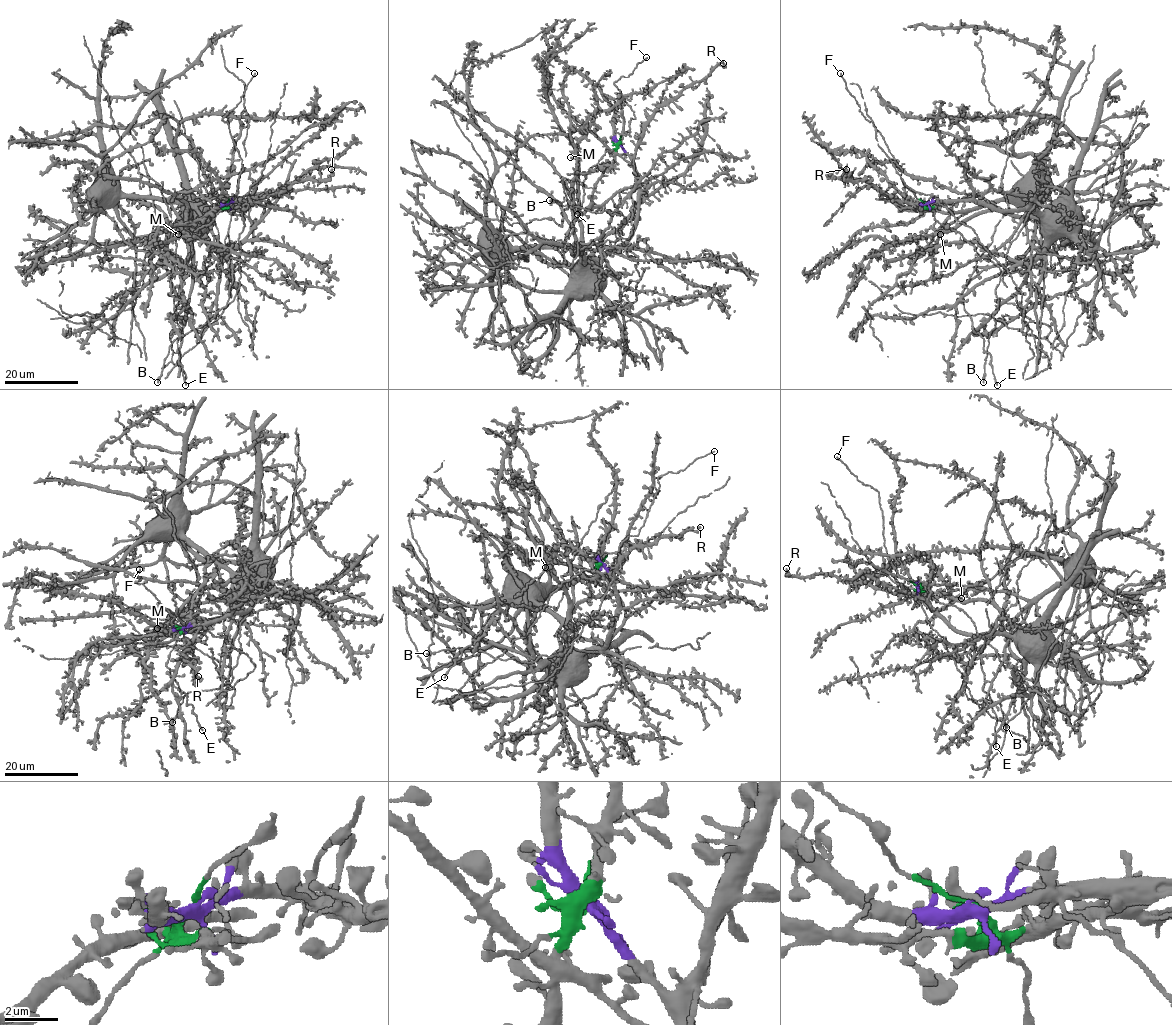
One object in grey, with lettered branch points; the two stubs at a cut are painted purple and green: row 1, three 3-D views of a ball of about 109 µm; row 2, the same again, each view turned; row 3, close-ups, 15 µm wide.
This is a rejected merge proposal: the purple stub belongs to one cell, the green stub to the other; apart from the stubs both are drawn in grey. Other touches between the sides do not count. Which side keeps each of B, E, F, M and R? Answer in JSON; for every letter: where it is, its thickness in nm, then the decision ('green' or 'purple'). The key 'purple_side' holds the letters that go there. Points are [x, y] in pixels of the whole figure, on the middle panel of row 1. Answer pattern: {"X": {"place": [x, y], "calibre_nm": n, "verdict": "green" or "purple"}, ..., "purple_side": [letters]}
{"B": {"place": [549, 200], "calibre_nm": 190, "verdict": "purple"}, "E": {"place": [577, 214], "calibre_nm": 160, "verdict": "purple"}, "F": {"place": [646, 57], "calibre_nm": 170, "verdict": "green"}, "M": {"place": [570, 157], "calibre_nm": 320, "verdict": "purple"}, "R": {"place": [723, 63], "calibre_nm": 320, "verdict": "purple"}, "purple_side": ["B", "E", "M", "R"]}

